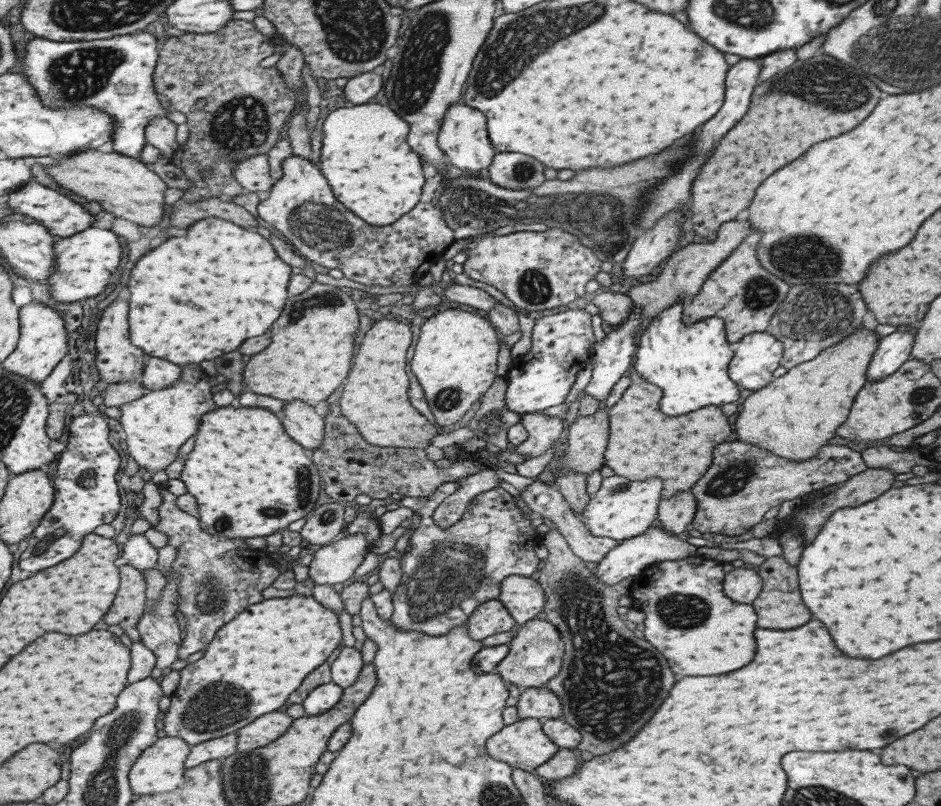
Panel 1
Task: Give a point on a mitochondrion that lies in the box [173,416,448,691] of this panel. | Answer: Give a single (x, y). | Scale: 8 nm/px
(303, 478)

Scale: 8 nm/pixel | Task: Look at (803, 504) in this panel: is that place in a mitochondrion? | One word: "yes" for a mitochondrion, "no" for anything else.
no

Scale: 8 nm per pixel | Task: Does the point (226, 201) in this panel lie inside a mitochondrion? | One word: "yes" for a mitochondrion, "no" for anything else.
no

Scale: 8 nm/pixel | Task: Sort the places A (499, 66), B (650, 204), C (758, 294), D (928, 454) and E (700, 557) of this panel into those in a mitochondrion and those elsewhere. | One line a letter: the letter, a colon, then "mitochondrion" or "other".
A: mitochondrion
B: mitochondrion
C: mitochondrion
D: other
E: other

